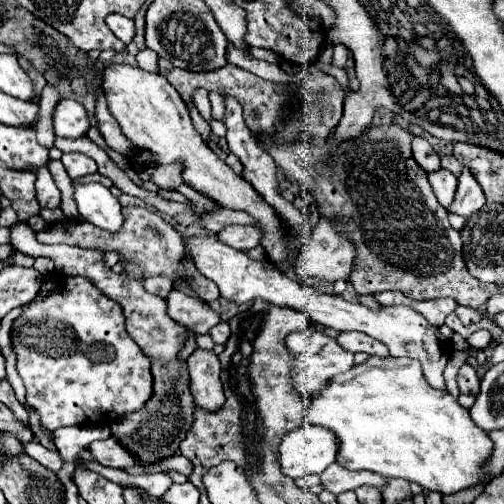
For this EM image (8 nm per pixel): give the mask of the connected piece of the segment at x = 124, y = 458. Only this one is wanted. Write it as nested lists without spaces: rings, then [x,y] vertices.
[[[109,437],[105,441],[93,441],[89,445],[89,451],[93,453],[93,457],[107,467],[119,467],[119,469],[127,469],[133,465],[139,465],[141,461],[127,449],[121,445],[119,439]]]

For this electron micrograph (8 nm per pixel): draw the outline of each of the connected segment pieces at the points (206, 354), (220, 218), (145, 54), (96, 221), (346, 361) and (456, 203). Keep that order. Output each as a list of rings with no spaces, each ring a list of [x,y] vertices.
[[[195,349],[189,359],[189,389],[195,397],[195,403],[203,409],[215,409],[223,403],[223,387],[221,387],[221,365],[213,351]]]
[[[223,209],[223,211],[215,211],[215,215],[211,215],[211,219],[199,219],[199,223],[207,231],[219,233],[227,225],[255,225],[255,219],[251,215],[247,215],[245,211]]]
[[[141,49],[139,53],[137,53],[137,65],[141,67],[141,69],[147,69],[147,71],[155,71],[157,69],[157,53],[155,51],[151,51],[151,49]]]
[[[99,183],[75,185],[75,201],[79,213],[95,227],[109,233],[117,233],[123,227],[121,203],[115,199],[107,187]]]
[[[311,329],[295,331],[295,333],[287,335],[285,345],[297,357],[297,365],[295,365],[297,393],[307,399],[311,399],[311,395],[317,395],[331,377],[351,369],[351,365],[353,365],[353,353],[339,347],[339,343],[335,339],[323,335],[321,331],[311,331]]]
[[[463,169],[463,173],[459,175],[459,185],[457,185],[453,203],[449,205],[447,211],[467,219],[475,211],[479,211],[483,205],[485,205],[485,195],[483,195],[479,183],[475,183],[473,175],[467,169]]]

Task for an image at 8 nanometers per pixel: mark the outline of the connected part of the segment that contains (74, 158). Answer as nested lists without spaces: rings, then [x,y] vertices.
[[[63,153],[61,161],[63,161],[67,173],[71,175],[71,179],[83,177],[87,173],[95,173],[97,171],[97,163],[91,157],[83,155],[83,153]]]

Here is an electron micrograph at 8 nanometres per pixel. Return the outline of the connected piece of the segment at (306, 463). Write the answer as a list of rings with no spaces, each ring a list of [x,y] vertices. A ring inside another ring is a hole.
[[[303,423],[297,431],[285,435],[279,445],[279,465],[291,479],[309,473],[321,473],[335,461],[335,435],[323,427]]]

